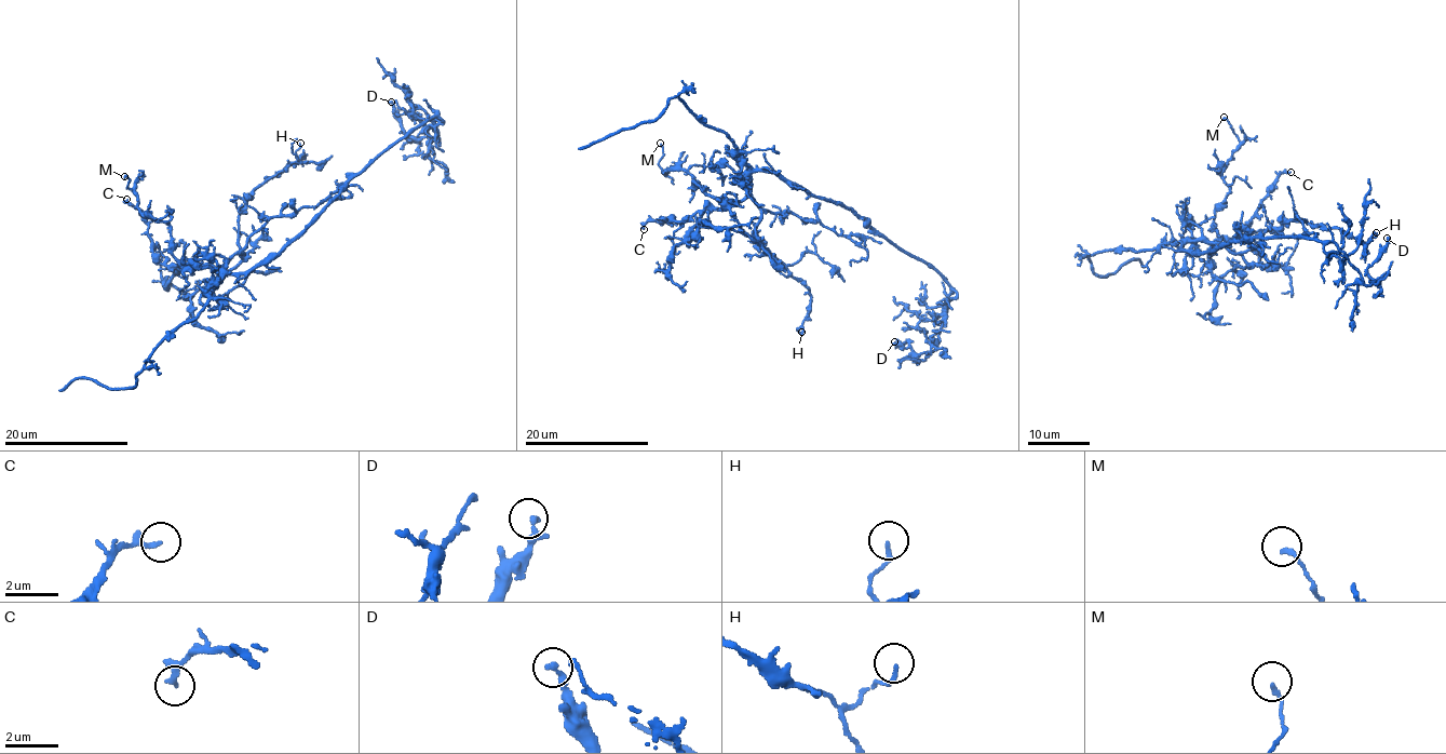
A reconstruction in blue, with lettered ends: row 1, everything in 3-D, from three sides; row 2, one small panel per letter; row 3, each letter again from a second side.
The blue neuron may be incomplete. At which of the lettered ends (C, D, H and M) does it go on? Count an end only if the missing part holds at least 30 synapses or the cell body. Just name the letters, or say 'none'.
none

